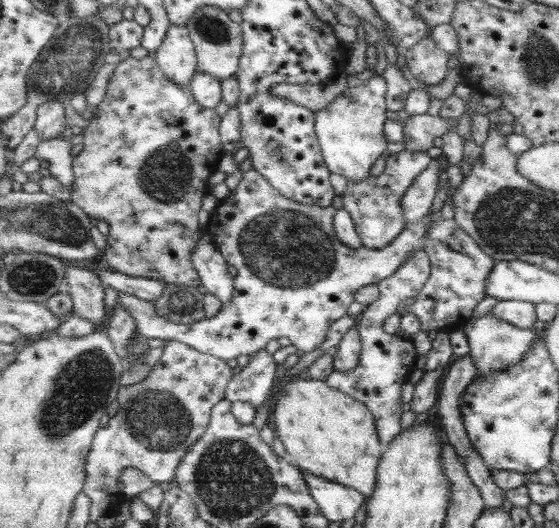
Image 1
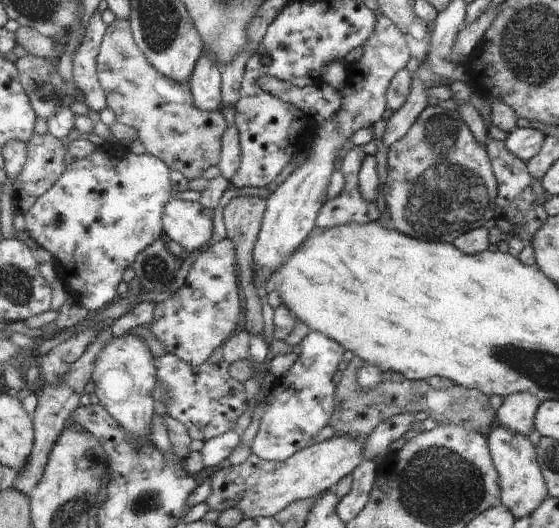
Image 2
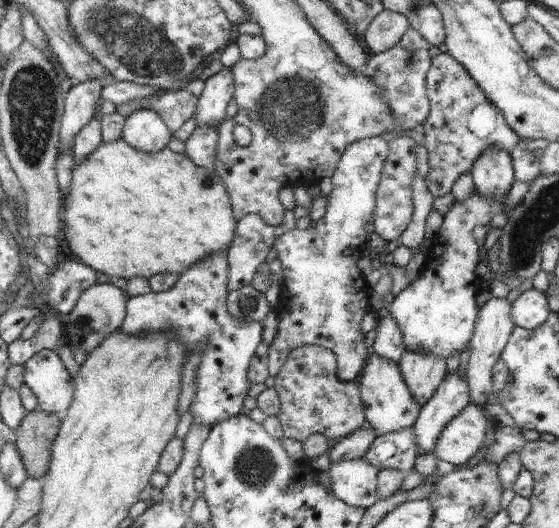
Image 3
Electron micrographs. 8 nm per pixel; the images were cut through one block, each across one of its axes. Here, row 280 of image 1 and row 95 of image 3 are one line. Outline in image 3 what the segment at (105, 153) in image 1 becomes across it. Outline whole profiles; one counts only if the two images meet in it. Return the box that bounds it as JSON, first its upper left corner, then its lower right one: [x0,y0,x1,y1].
[116,78,206,132]

